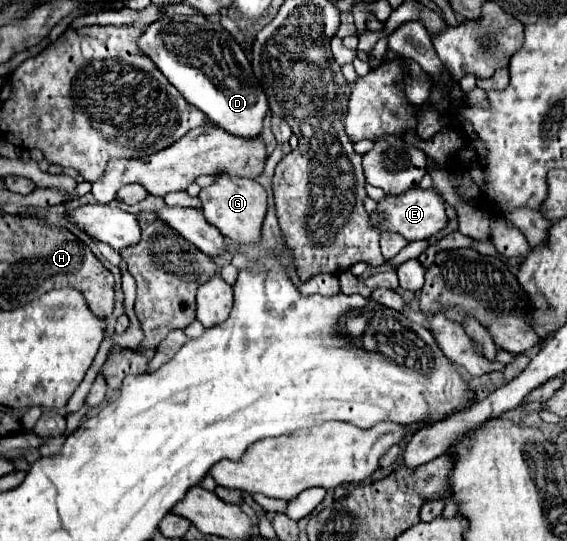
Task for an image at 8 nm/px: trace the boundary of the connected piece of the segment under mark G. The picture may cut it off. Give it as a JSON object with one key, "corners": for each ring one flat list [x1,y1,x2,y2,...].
{"corners":[[227,173,213,175,213,185,199,191,203,213,211,225,215,225,221,235,229,237,233,243,255,243,259,241,261,223,267,211,267,193,255,179,235,177]]}

